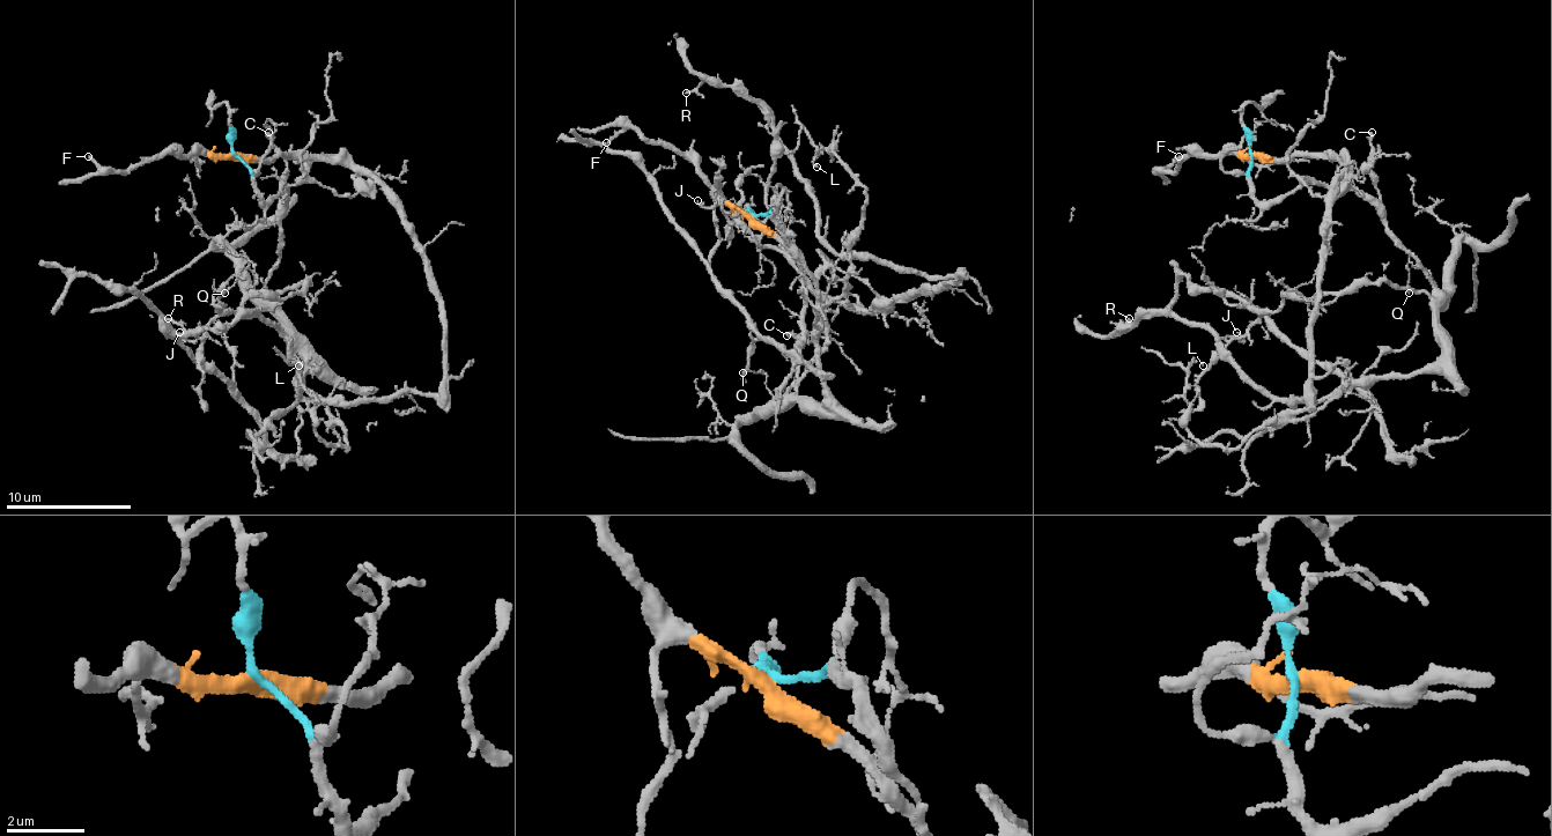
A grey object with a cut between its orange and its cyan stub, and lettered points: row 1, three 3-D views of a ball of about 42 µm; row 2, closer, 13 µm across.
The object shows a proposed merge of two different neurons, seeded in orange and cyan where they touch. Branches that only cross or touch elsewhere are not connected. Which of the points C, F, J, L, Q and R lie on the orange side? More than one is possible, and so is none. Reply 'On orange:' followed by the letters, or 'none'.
On orange: F, R

